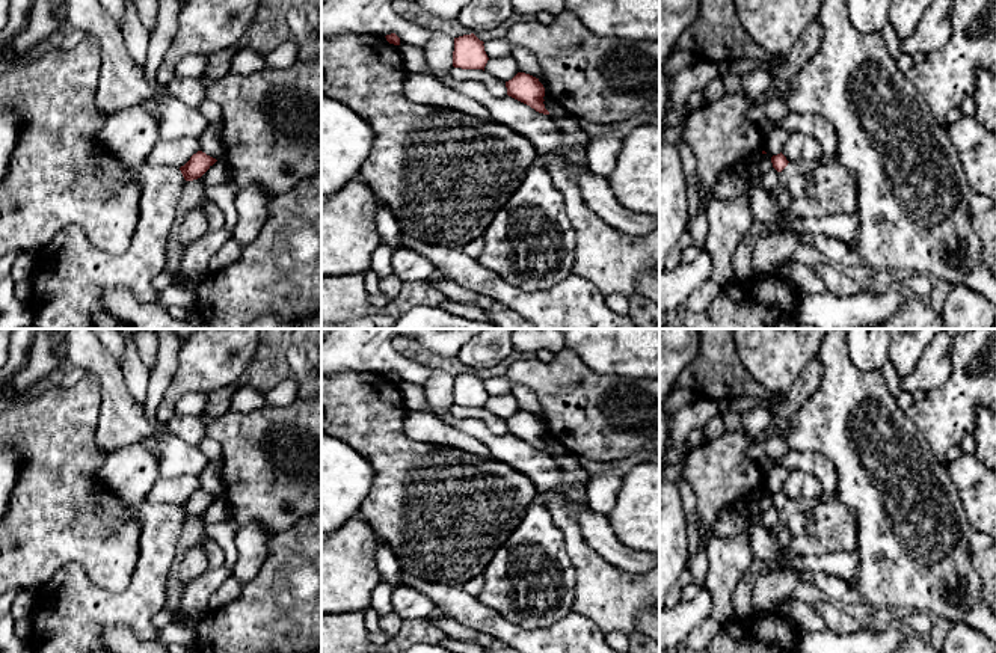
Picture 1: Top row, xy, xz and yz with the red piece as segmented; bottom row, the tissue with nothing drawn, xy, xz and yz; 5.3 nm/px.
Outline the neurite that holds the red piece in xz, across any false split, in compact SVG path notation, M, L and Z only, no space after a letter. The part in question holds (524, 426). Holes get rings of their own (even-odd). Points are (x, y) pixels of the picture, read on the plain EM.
M518 410L512 418L506 419L506 425L509 434L530 443L539 451L549 452L543 442L545 425L539 416Z

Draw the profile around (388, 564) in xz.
M379 544L376 550L376 564L382 581L391 584L394 588L401 584L401 564L388 544Z

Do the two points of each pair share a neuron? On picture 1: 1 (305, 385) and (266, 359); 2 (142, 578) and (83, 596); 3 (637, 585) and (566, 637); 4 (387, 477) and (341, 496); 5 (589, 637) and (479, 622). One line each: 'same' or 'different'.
1: same
2: same
3: different
4: different
5: same

